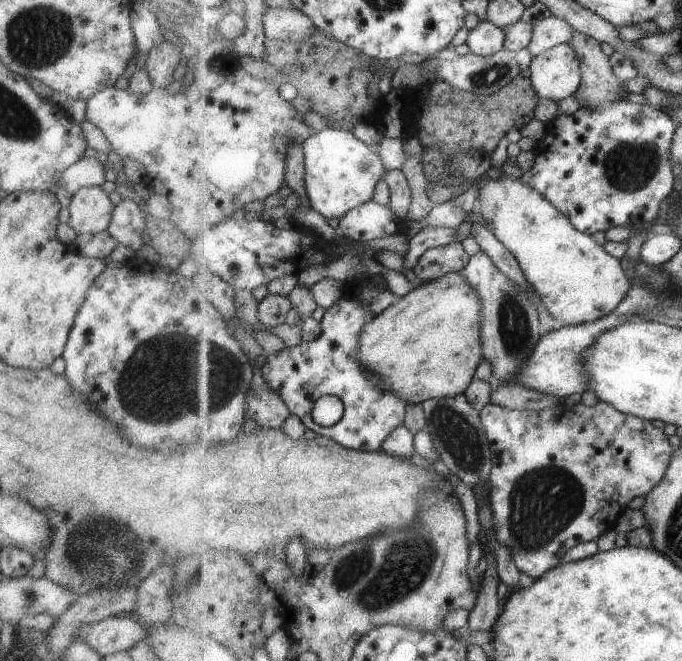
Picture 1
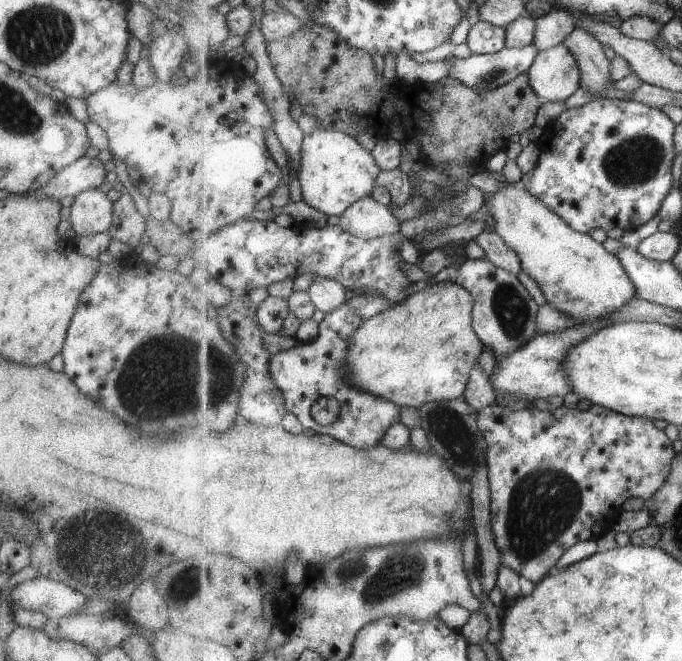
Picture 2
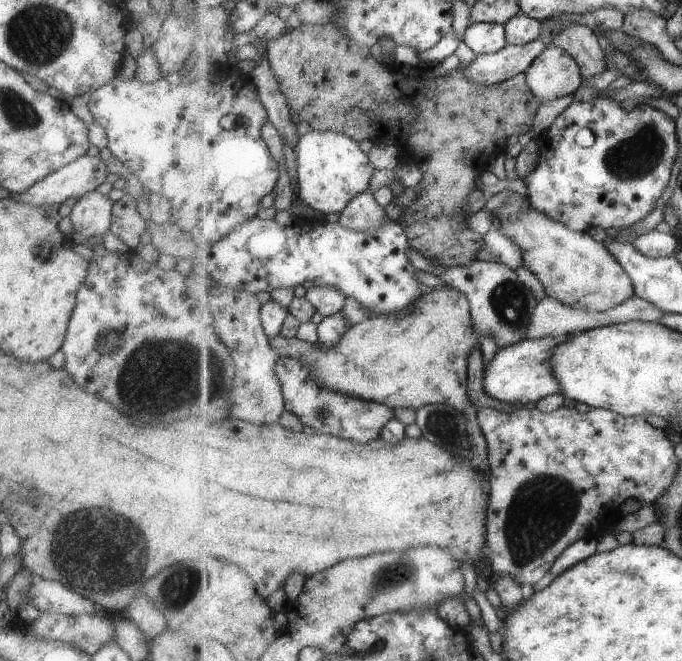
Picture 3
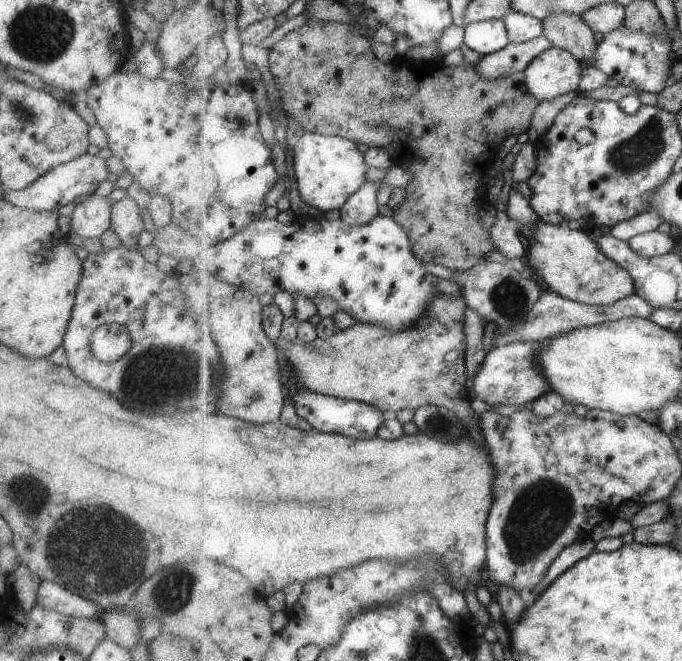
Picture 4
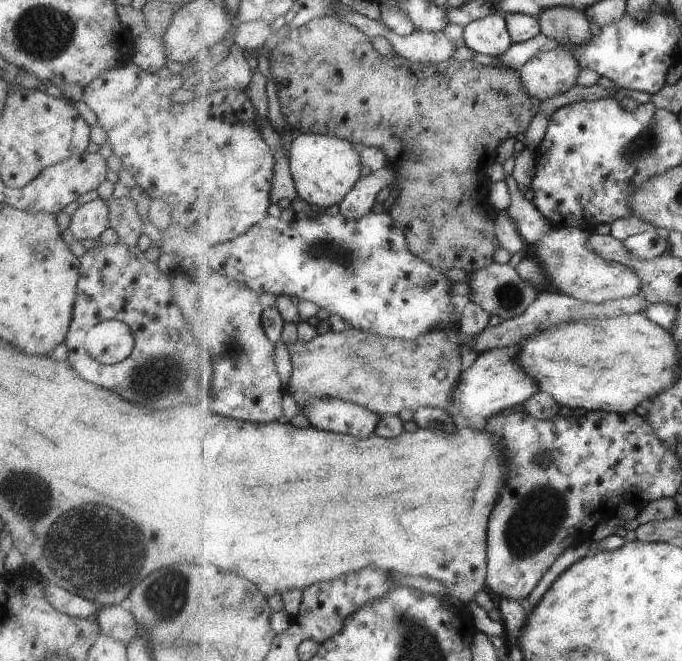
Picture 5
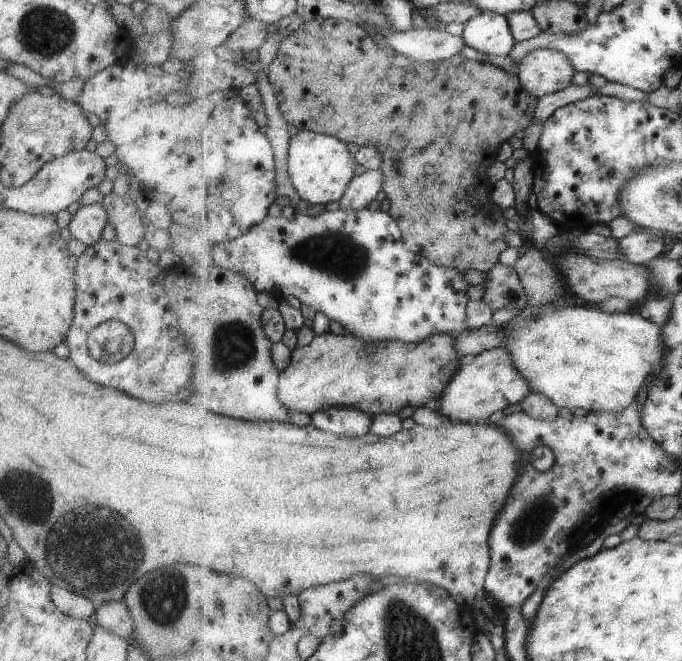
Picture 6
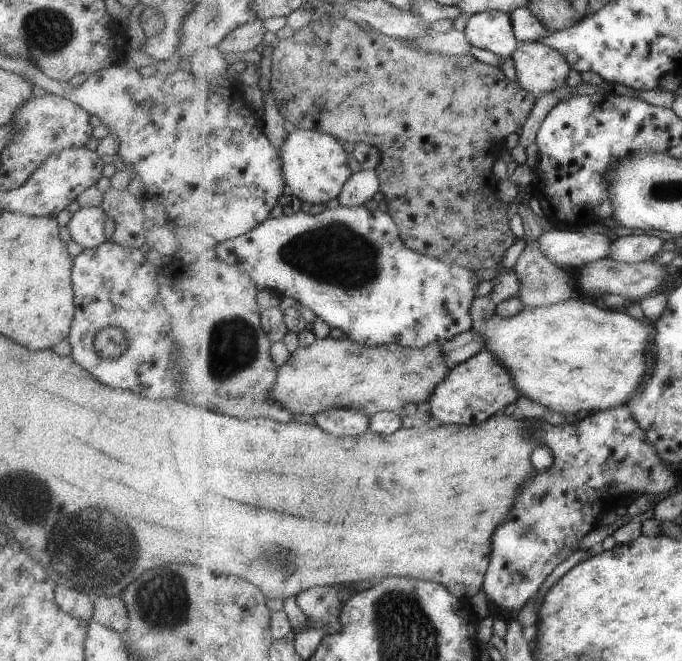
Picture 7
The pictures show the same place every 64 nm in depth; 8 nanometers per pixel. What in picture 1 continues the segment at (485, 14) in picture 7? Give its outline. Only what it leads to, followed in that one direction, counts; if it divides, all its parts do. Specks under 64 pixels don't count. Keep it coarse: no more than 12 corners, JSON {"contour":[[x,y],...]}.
{"contour":[[489,21],[470,32],[469,52],[493,56],[504,48],[506,30]]}

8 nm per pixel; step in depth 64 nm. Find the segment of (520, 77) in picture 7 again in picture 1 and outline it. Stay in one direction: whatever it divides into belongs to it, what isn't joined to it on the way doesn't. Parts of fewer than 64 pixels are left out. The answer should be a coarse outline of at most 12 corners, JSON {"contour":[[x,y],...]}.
{"contour":[[568,41],[534,58],[533,86],[559,103],[582,84],[582,60]]}

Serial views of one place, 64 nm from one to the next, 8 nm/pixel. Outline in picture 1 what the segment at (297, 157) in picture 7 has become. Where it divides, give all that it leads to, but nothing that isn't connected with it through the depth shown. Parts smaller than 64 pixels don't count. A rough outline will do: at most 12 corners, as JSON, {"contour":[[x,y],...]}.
{"contour":[[351,130],[304,142],[306,200],[328,219],[373,200],[383,160]]}

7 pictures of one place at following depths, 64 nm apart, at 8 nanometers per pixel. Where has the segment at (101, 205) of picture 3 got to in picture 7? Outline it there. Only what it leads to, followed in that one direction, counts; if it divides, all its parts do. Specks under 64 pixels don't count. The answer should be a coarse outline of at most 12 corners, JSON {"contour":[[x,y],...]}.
{"contour":[[81,207],[67,222],[71,241],[83,249],[105,239],[105,214]]}

